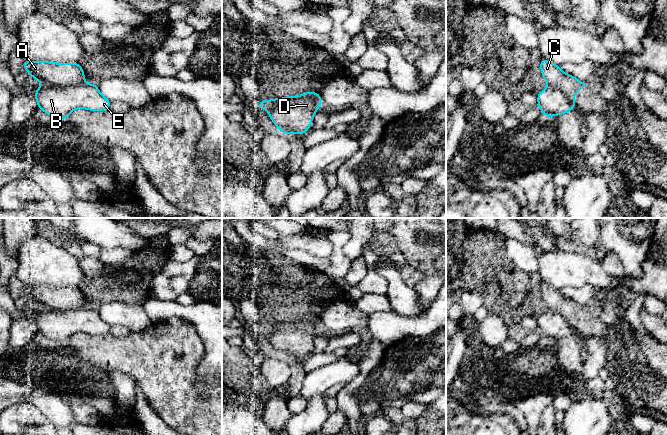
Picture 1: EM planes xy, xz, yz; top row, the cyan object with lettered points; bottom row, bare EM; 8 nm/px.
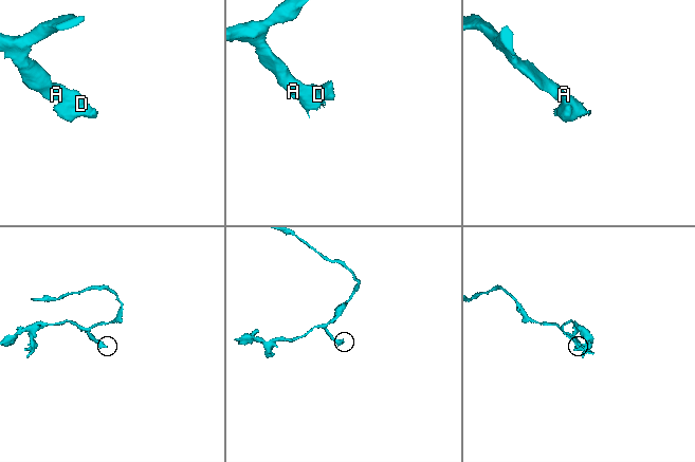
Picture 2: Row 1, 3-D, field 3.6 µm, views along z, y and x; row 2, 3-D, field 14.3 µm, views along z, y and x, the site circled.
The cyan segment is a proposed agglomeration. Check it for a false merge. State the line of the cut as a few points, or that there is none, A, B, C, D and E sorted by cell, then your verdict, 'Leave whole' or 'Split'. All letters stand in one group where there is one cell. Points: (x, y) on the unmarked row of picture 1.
No split. Groups: A B C D E. Leave whole

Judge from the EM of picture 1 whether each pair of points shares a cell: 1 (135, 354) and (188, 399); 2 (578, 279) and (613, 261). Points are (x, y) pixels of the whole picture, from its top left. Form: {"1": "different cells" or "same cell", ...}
{"1": "same cell", "2": "different cells"}

